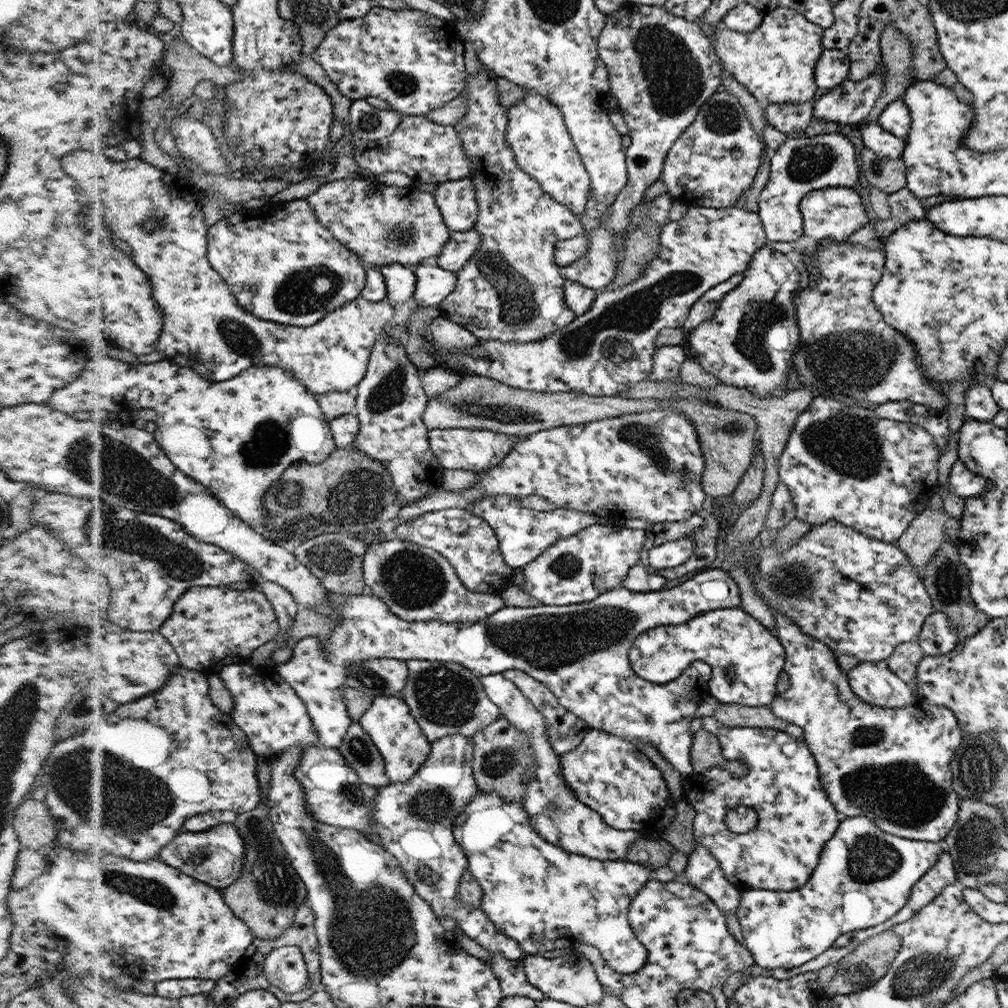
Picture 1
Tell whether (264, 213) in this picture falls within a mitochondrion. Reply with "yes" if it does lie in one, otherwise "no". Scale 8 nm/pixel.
no

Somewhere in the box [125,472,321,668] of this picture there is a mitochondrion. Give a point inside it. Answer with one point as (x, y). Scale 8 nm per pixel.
(291, 495)

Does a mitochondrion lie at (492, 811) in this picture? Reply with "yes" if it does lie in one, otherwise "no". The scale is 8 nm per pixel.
no

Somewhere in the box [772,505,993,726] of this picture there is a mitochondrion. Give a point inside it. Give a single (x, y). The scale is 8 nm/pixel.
(947, 578)

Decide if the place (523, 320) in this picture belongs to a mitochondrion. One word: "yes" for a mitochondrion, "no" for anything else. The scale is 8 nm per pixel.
yes

